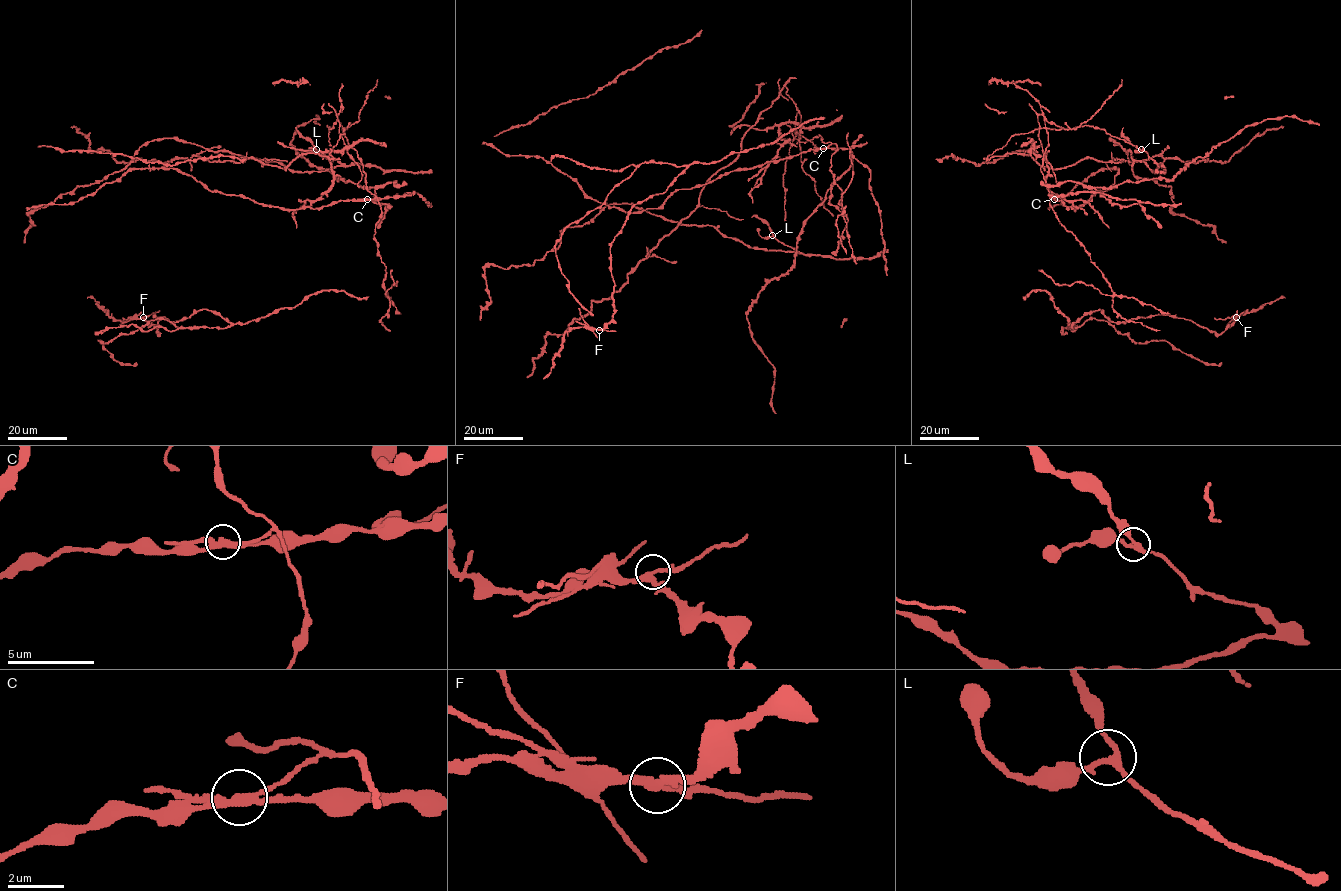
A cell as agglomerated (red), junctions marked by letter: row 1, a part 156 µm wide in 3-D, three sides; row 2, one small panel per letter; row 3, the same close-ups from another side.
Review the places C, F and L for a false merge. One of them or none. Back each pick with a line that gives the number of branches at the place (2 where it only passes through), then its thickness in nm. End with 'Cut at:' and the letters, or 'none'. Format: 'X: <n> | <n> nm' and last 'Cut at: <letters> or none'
C: 3 | 240 nm
Cut at: C

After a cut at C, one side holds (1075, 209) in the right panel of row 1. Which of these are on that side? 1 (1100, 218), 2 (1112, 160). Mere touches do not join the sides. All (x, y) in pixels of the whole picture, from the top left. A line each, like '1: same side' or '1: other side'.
1: same side
2: other side

